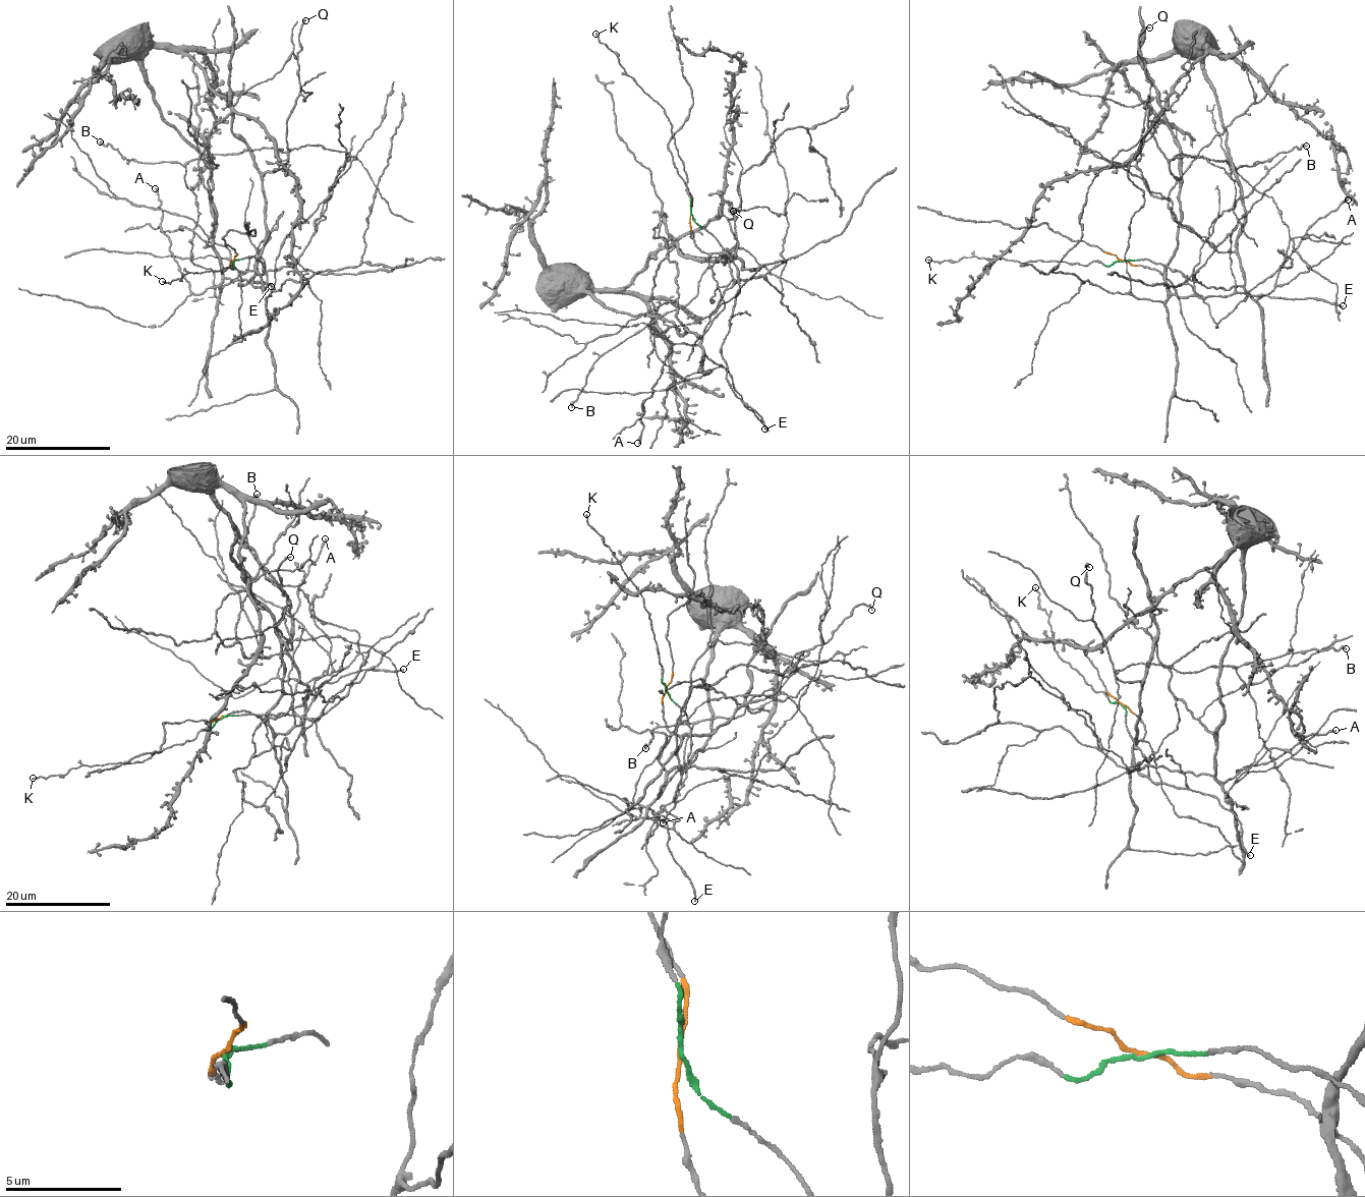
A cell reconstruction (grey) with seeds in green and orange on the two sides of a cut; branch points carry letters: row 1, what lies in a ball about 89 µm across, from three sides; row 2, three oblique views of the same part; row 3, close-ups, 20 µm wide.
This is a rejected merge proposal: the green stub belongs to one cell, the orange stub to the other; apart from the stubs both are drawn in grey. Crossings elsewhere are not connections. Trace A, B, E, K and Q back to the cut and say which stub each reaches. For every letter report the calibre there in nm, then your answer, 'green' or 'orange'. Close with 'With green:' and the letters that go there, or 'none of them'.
A: calibre 240 nm; green
B: calibre 320 nm; orange
E: calibre 200 nm; orange
K: calibre 170 nm; green
Q: calibre 190 nm; orange
With green: A, K

